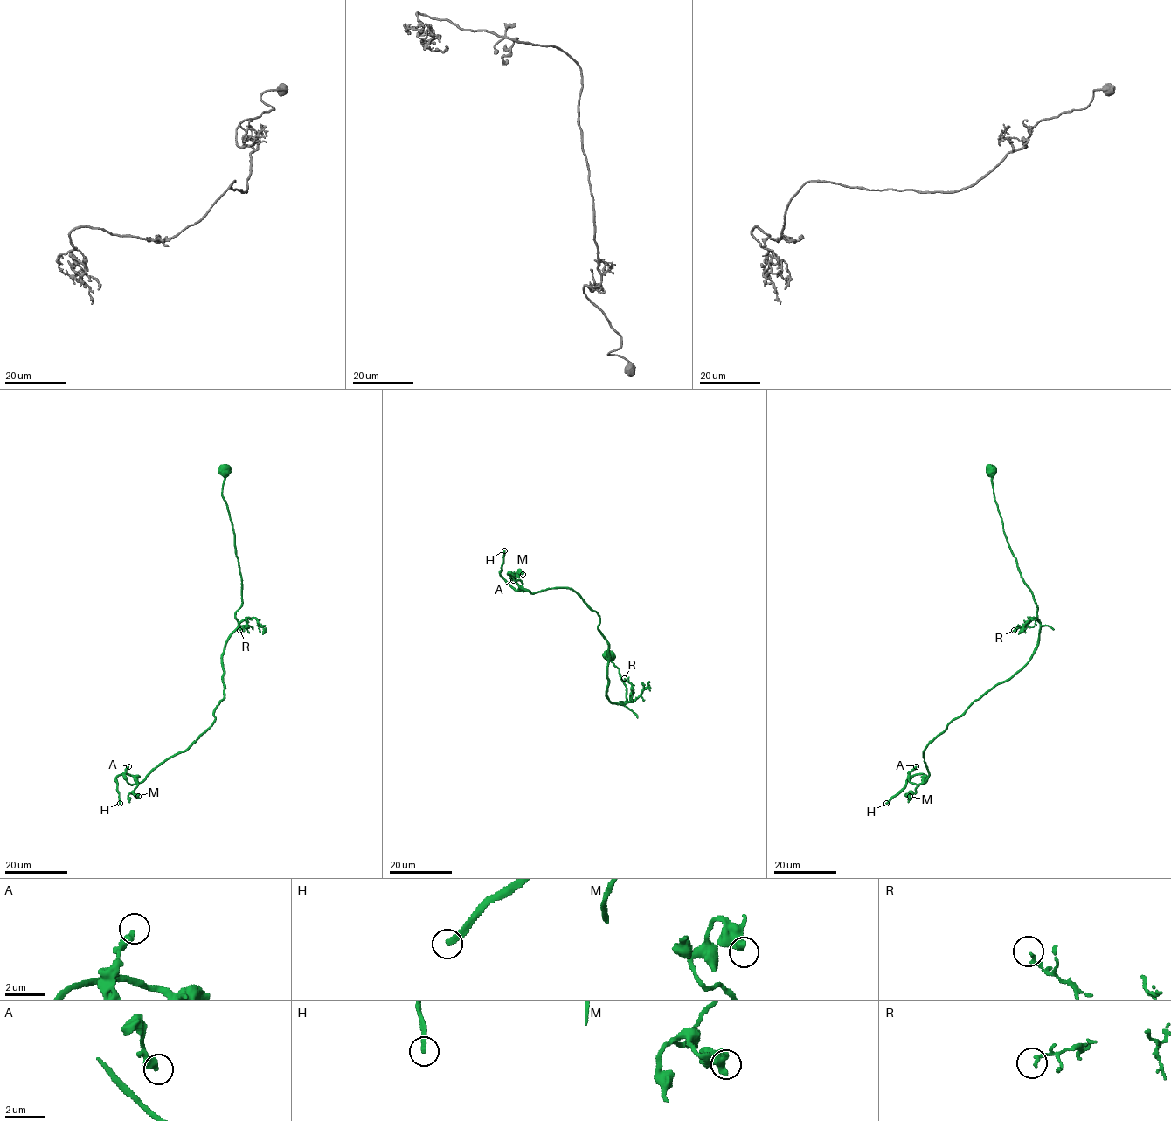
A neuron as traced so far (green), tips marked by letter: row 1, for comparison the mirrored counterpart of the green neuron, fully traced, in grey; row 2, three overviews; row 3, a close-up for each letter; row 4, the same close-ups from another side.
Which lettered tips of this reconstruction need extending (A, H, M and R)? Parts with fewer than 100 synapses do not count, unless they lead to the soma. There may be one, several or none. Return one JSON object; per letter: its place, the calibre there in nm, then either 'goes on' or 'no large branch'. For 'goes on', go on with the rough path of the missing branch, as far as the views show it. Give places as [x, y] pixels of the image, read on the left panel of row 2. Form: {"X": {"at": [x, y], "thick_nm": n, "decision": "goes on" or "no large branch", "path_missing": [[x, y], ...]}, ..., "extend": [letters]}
{"A": {"at": [128, 766], "thick_nm": 360, "decision": "no large branch"}, "H": {"at": [120, 803], "thick_nm": 240, "decision": "goes on", "path_missing": [[120, 803], [123, 823], [119, 847], [124, 853], [107, 857], [114, 875], [101, 875], [104, 870]]}, "M": {"at": [138, 796], "thick_nm": 550, "decision": "no large branch"}, "R": {"at": [239, 630], "thick_nm": 150, "decision": "no large branch"}, "extend": ["H"]}

